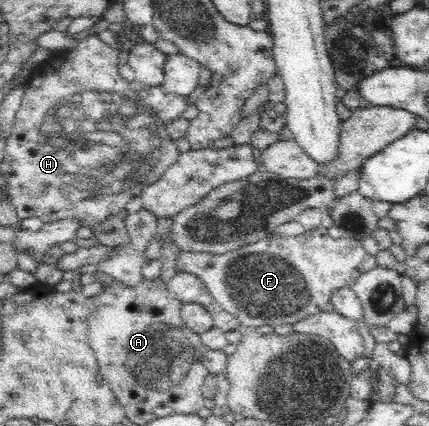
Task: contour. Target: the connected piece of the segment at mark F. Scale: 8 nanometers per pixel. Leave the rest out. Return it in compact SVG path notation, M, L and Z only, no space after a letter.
M323 226L306 230L299 237L264 235L260 240L223 255L179 252L174 269L192 273L203 280L213 299L241 326L289 325L321 311L333 291L351 288L363 273L376 268L375 256L369 255L361 240L334 239Z

